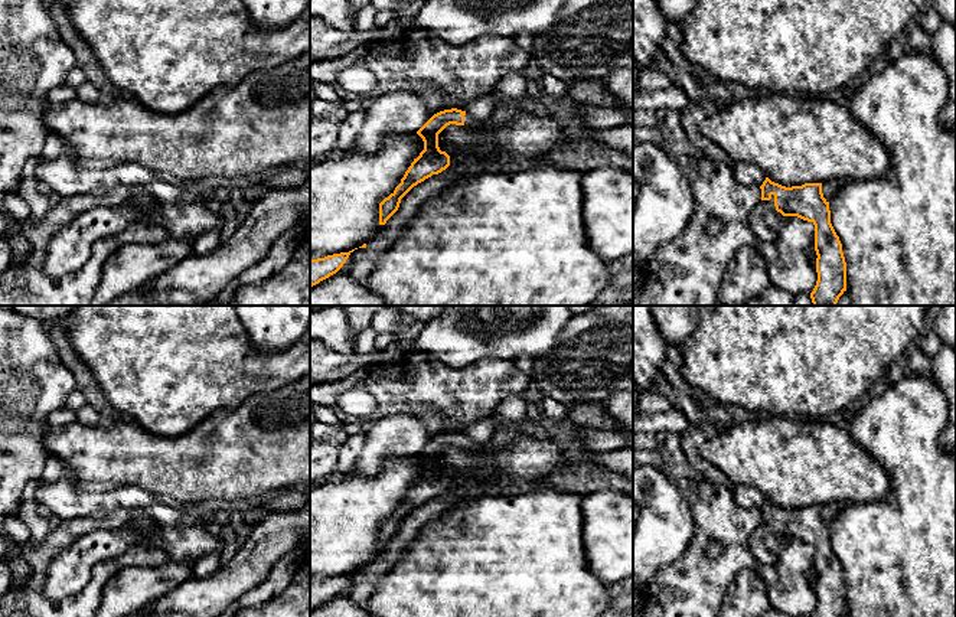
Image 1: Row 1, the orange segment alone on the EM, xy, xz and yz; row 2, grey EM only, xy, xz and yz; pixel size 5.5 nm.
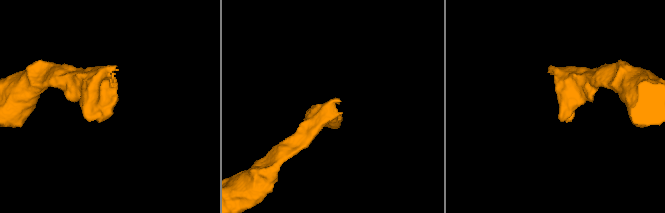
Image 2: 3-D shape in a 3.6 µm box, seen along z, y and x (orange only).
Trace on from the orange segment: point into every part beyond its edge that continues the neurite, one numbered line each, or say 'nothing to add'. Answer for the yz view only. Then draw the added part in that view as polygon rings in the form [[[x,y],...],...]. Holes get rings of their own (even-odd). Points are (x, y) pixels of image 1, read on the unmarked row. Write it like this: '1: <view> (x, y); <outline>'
1: yz (764, 542); [[[771,518],[770,523],[760,522],[750,531],[748,543],[760,562],[764,565],[774,565],[782,555],[782,539],[783,538],[776,533],[774,518]]]

